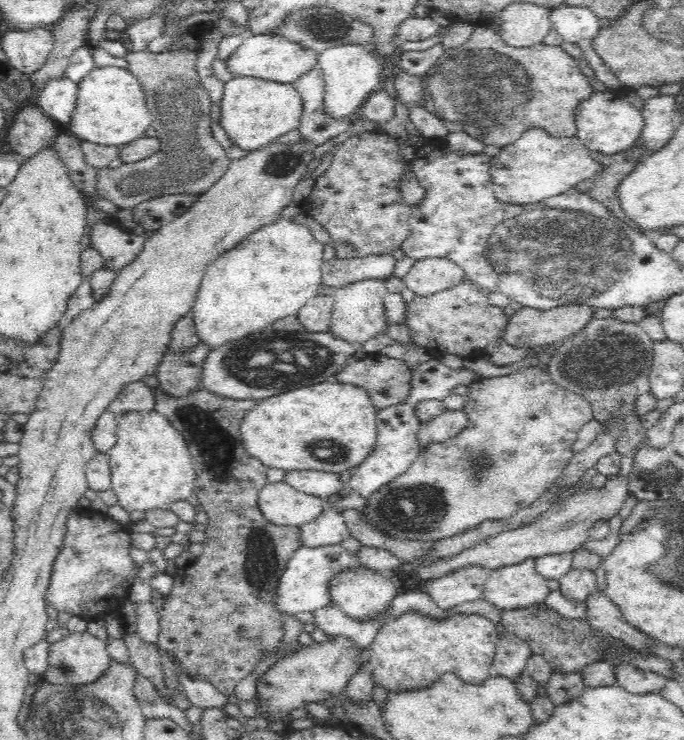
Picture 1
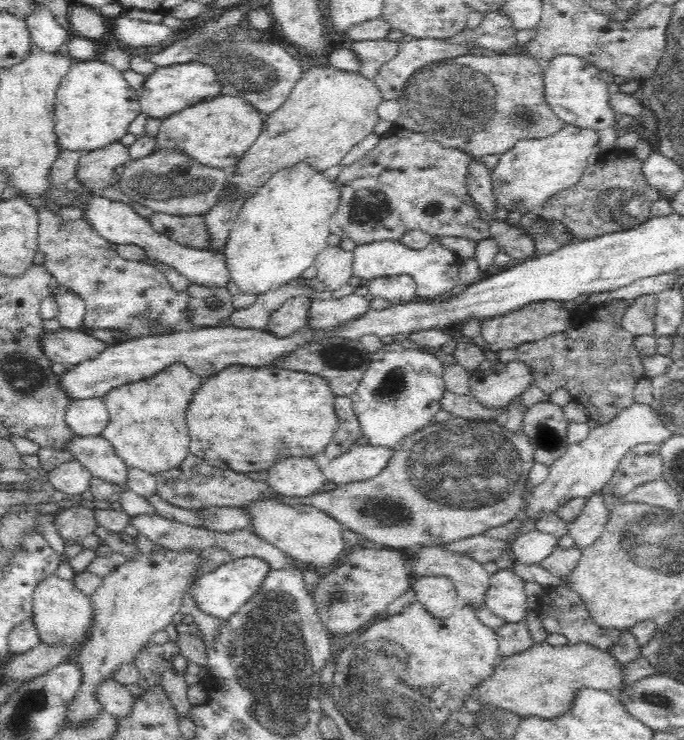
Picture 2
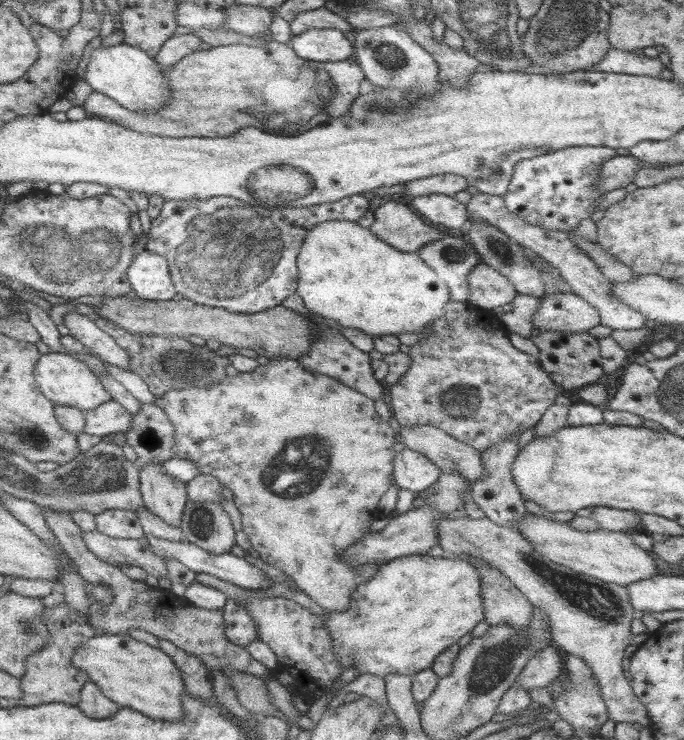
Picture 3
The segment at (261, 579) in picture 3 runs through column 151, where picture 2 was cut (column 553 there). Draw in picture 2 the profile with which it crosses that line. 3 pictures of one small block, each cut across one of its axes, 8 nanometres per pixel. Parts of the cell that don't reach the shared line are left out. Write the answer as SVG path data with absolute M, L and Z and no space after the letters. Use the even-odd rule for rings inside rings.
M538 530L527 534L520 534L513 542L512 552L515 560L522 564L538 564L554 550L556 540L548 533L541 533Z

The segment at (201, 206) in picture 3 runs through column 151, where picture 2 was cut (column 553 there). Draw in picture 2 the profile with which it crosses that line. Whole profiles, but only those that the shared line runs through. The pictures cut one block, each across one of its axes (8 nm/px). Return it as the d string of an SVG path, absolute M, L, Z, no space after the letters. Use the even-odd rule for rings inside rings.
M539 215L532 226L532 232L529 234L529 237L532 238L535 244L535 252L532 255L533 258L544 256L570 242L574 242L573 236L561 222L555 221L552 228L547 228L547 226L543 224L542 217Z

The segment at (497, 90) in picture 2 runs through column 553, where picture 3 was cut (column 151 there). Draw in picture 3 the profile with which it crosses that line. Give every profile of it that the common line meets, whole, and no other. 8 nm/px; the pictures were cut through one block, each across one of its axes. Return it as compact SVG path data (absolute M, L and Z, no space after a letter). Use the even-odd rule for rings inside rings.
M270 39L266 42L264 49L256 46L247 46L247 44L231 44L229 46L212 47L209 50L198 50L188 54L185 58L182 58L179 62L176 62L168 69L163 69L164 78L168 82L168 88L170 88L170 99L166 105L162 105L158 111L132 111L124 108L124 106L112 100L105 94L98 92L90 92L89 96L86 96L81 108L84 108L85 112L90 117L104 118L108 122L114 122L118 126L124 126L128 130L134 130L134 132L140 132L140 134L156 134L156 136L164 136L168 138L182 138L182 137L202 137L202 138L216 138L224 137L224 135L232 135L242 129L242 127L253 126L257 129L264 130L268 134L276 135L300 135L304 134L307 130L325 123L328 119L336 118L340 115L348 113L350 109L350 103L360 95L360 83L365 79L362 68L352 60L344 60L338 62L314 62L299 58L292 51L292 48L287 44L282 44Z

